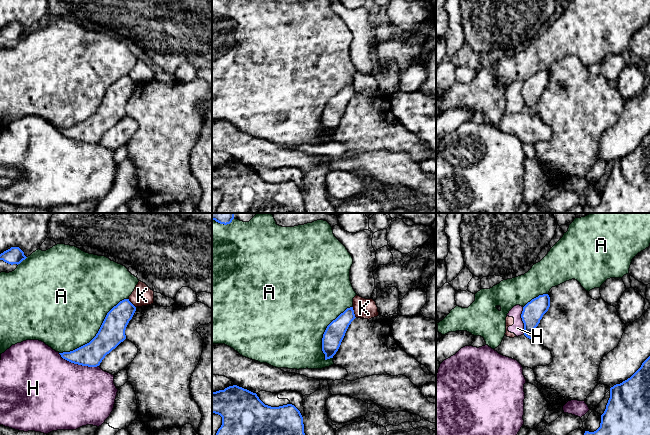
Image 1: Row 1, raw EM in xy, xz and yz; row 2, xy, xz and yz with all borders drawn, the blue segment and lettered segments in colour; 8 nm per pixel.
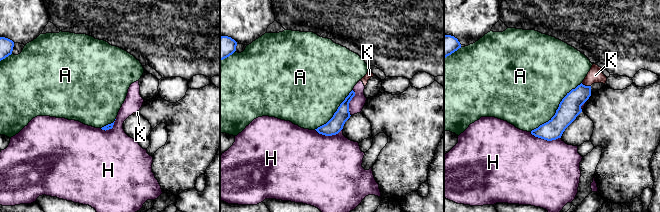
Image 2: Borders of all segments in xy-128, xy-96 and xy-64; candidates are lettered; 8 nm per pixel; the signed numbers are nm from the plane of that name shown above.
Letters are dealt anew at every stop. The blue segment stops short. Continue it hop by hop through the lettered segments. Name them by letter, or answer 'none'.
none

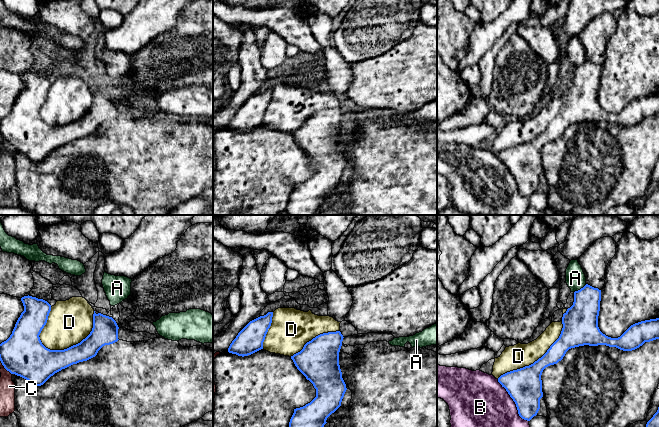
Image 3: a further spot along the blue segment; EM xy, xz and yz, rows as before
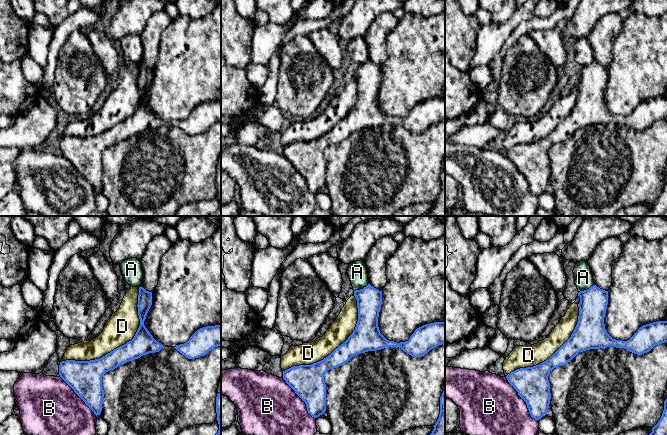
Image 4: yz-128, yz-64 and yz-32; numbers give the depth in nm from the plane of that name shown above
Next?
D

